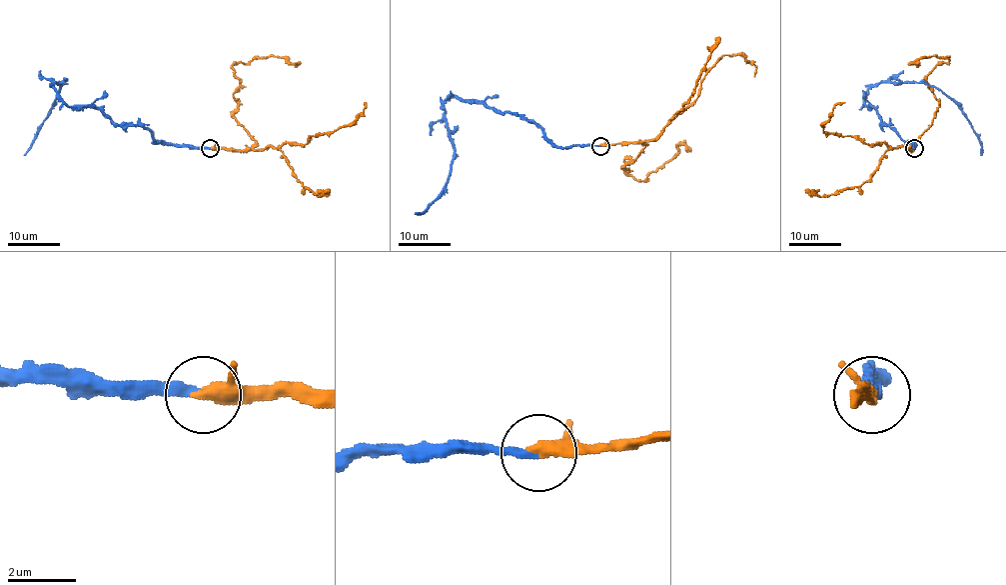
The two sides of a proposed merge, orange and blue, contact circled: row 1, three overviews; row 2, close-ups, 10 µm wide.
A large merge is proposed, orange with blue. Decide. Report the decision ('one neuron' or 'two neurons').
one neuron

